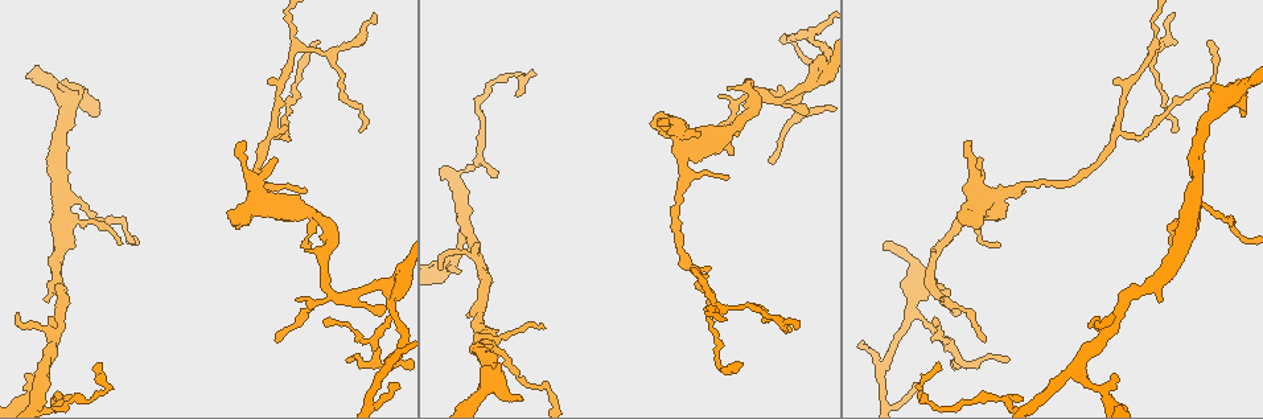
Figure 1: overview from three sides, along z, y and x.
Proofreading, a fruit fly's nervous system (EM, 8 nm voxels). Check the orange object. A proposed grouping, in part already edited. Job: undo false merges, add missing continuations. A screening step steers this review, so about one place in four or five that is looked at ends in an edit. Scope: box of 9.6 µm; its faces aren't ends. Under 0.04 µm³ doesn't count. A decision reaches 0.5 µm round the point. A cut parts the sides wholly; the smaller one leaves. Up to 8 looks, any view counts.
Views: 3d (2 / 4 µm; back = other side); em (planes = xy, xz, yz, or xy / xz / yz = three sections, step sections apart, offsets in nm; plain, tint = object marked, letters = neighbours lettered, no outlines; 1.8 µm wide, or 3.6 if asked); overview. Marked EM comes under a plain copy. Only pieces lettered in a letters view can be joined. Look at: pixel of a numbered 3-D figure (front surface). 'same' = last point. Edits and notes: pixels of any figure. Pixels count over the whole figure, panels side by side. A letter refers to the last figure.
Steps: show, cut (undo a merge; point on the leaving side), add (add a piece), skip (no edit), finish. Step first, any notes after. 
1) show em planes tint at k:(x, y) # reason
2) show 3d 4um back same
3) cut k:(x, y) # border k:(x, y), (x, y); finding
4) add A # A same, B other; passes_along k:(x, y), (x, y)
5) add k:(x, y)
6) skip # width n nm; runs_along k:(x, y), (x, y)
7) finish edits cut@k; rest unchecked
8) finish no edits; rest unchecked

show 3d 4um back at 1:(349, 360) # thin end

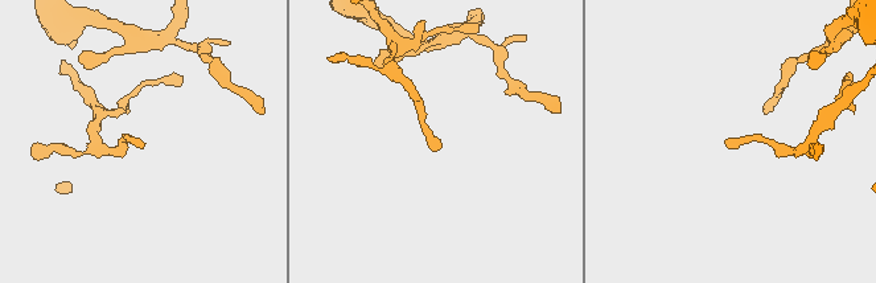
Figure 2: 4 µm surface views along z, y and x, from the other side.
show em 3.6um planes letters at 2:(140, 143) # shape alone is not enough

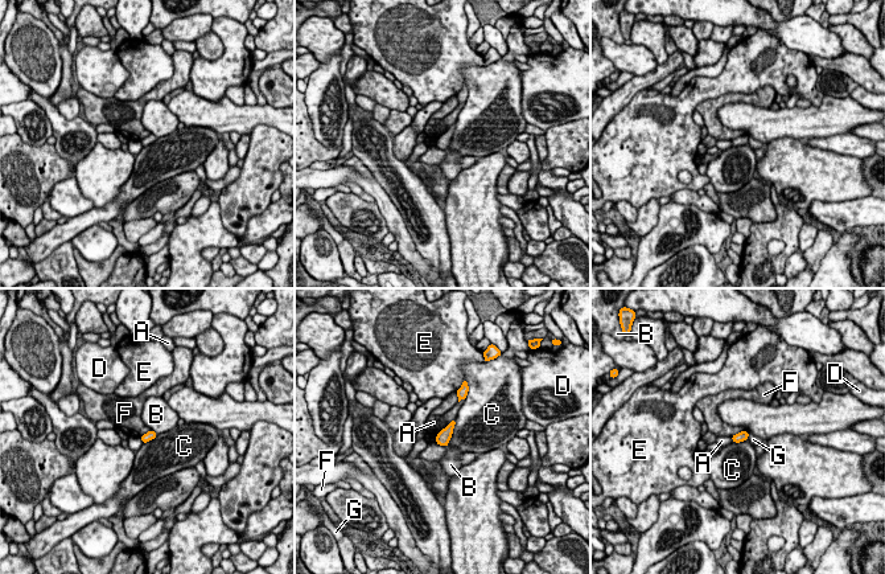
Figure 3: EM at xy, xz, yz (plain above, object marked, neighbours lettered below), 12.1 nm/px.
skip # A other, B other, C other, D other, E other, F other, G other; border 3:(745, 430), (732, 437); none of them fits

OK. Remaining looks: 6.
show 3d 4um at 1:(316, 215) # sudden change in width

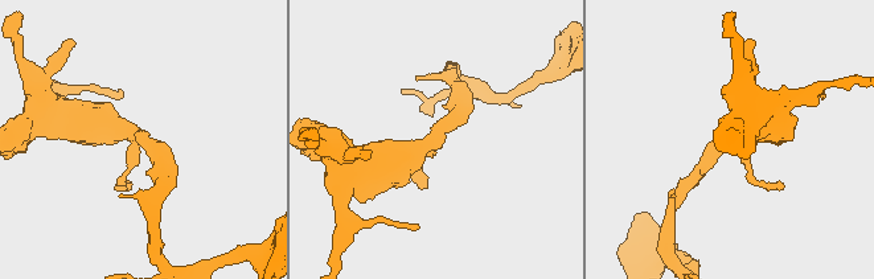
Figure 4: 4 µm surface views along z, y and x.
show em planes letters at 4:(134, 133) # shape alone is not enough

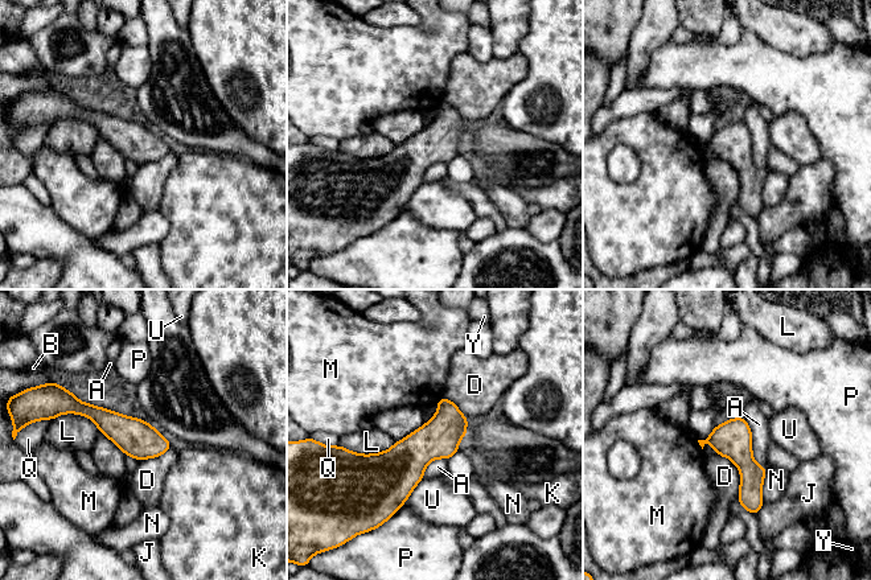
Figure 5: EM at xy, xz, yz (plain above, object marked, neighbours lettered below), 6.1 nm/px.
skip # longest_contact A 340 nm; A other, B other, D other, J other, K other, L other, M other, N other, P other, Q other, U other, Y other; runs_along 5:(65, 410), (167, 445); all the same neuron

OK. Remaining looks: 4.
show em planes letters at 1:(516, 94) # free end

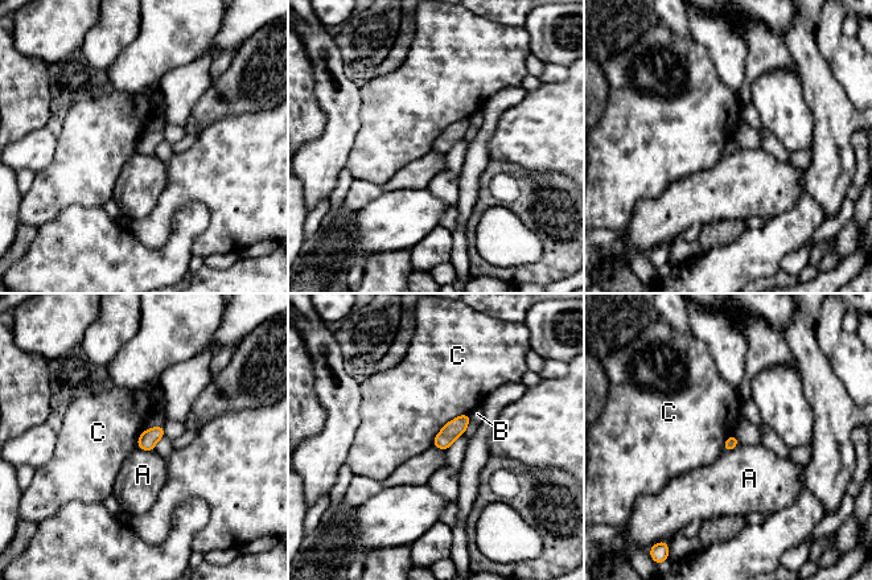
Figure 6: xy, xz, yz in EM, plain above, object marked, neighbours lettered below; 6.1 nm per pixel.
skip # width 70 nm; A other, B other, C other; border 6:(468, 412), (451, 419), (432, 445); no lettered piece goes on from it

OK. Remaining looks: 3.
finish no edits; rest unchecked

